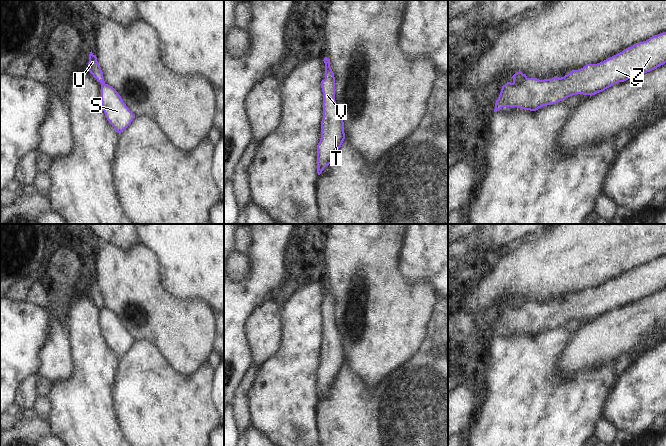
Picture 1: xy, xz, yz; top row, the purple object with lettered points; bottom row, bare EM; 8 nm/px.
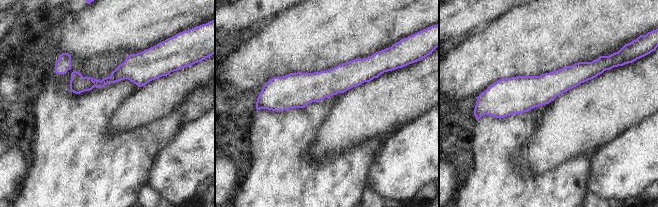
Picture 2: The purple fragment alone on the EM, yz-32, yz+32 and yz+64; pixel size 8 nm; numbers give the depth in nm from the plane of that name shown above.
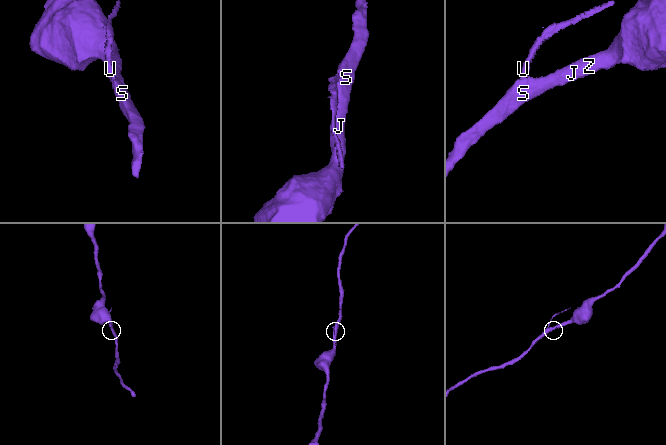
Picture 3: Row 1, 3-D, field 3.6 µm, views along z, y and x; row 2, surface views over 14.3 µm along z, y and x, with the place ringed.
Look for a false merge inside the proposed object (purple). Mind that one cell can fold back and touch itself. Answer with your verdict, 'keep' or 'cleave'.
cleave

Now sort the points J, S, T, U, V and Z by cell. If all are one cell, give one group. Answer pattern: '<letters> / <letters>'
J S T V Z / U

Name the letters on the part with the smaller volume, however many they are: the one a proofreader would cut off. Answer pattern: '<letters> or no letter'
U

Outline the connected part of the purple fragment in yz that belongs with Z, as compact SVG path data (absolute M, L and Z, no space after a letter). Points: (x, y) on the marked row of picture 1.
M666 32L636 43L597 64L587 64L564 77L539 80L526 78L520 84L502 86L494 112L502 107L536 111L570 96L595 95L605 89L650 72L666 63Z

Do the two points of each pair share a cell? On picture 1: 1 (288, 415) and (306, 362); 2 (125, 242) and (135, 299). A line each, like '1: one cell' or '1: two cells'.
1: one cell
2: two cells

